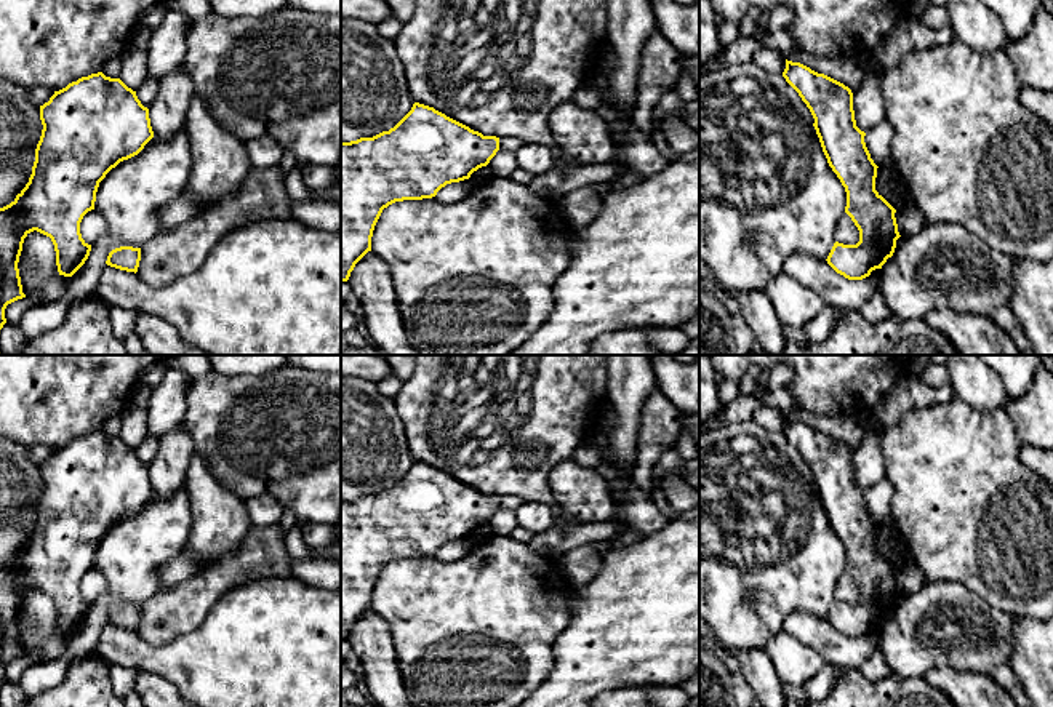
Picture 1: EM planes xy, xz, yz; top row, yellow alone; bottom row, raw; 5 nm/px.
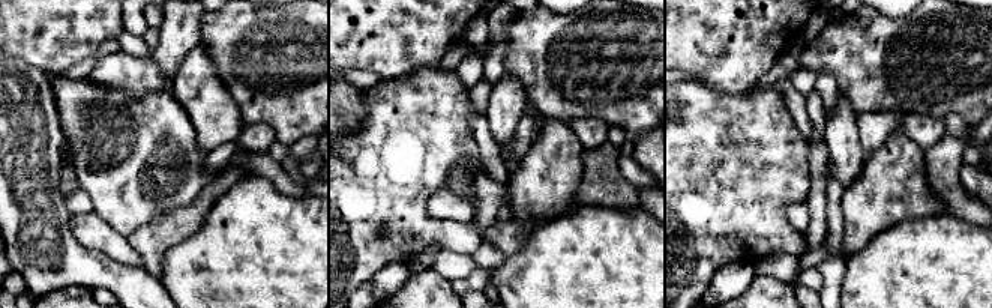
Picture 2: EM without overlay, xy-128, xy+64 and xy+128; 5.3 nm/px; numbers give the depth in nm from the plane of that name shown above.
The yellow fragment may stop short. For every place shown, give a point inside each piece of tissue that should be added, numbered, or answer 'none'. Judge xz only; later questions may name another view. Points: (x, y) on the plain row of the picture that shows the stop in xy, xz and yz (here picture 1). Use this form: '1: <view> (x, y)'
none

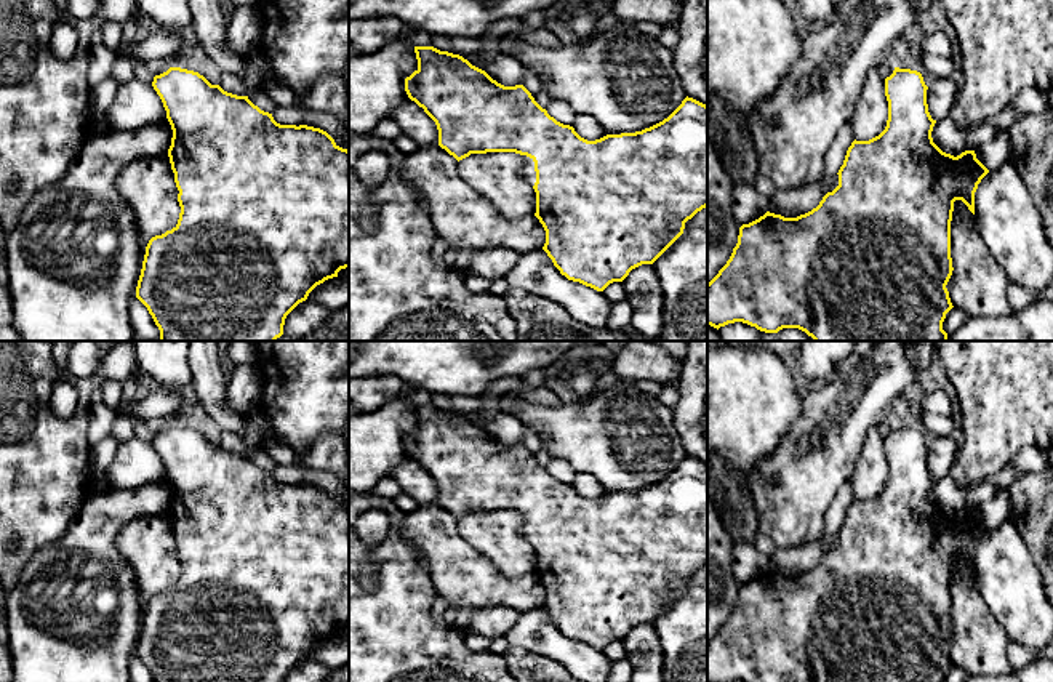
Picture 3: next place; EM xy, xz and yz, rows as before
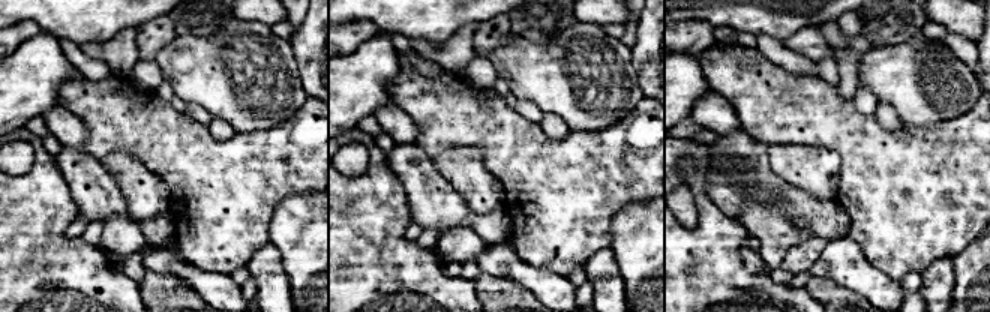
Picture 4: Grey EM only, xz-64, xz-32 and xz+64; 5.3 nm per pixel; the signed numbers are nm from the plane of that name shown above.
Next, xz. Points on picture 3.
1: xz (528, 530)

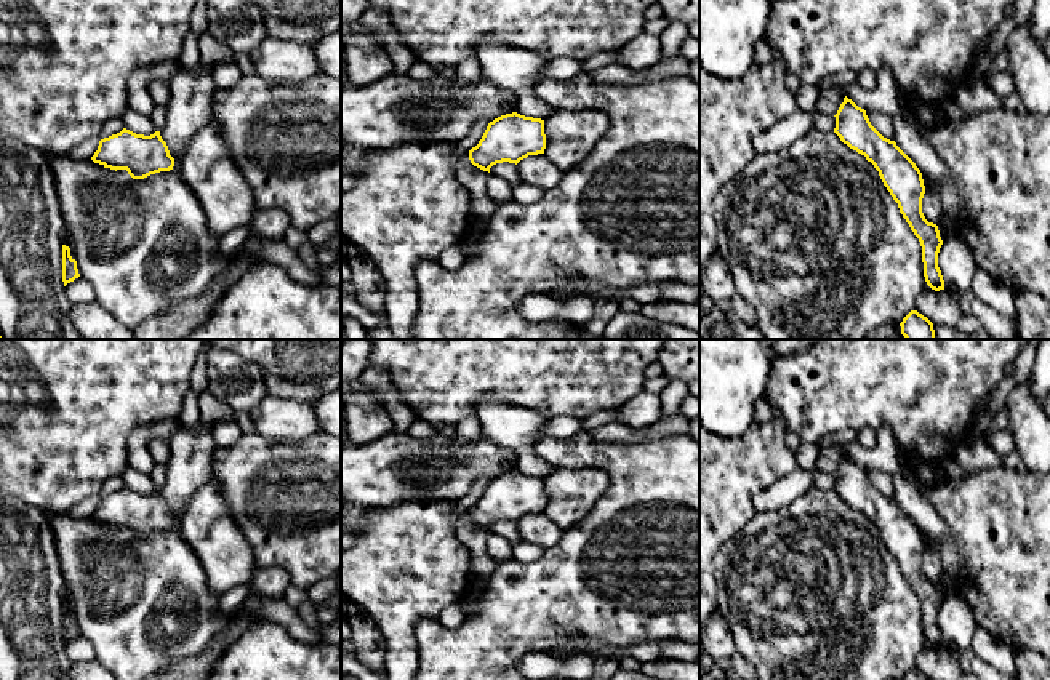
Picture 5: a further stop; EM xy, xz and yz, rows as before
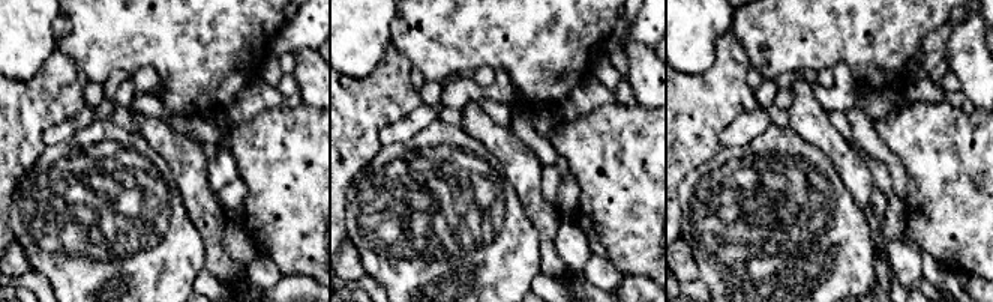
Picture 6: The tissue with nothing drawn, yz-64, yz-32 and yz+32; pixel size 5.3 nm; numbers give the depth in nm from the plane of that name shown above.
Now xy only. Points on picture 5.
none

